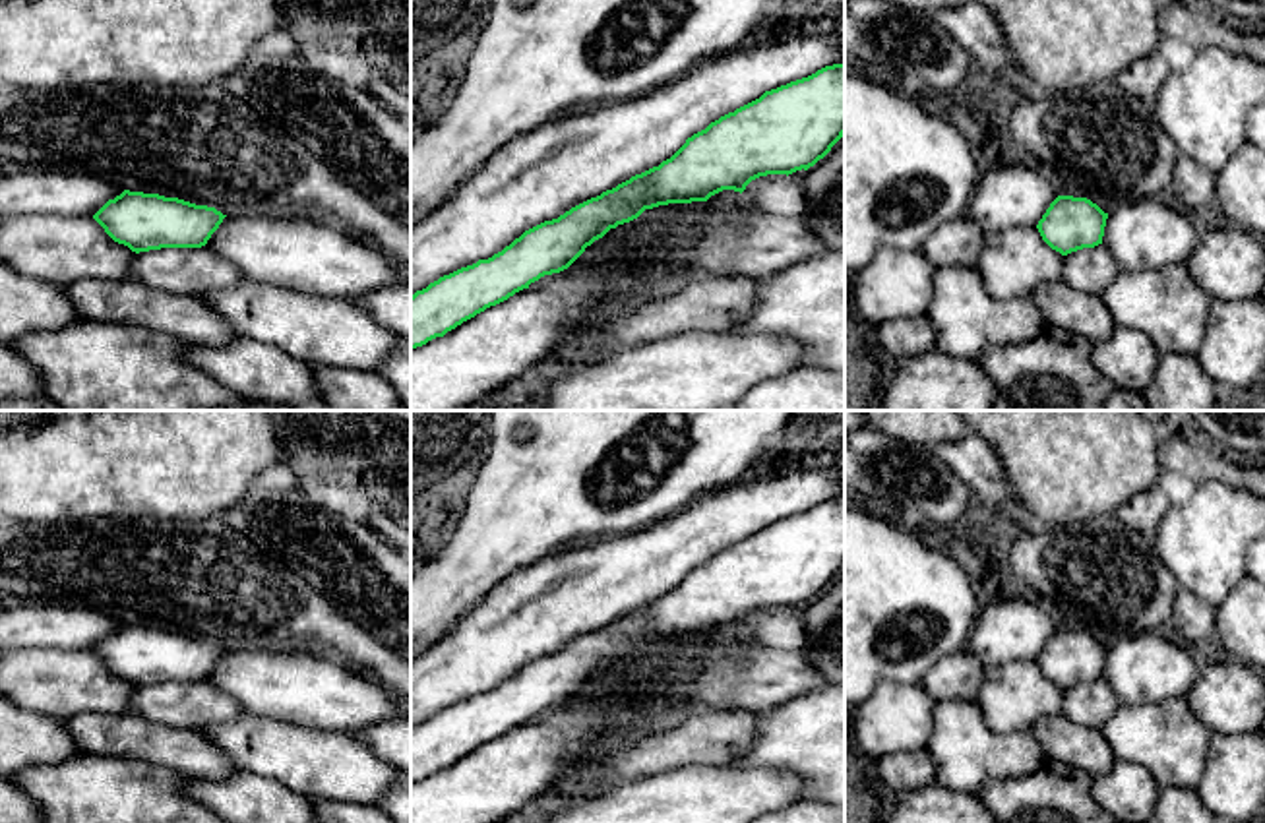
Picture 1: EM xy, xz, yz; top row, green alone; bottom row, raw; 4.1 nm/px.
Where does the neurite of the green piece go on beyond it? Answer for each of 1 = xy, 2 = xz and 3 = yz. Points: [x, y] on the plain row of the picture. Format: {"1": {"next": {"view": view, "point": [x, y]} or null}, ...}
{"1": {"next": null}, "2": {"next": null}, "3": {"next": null}}

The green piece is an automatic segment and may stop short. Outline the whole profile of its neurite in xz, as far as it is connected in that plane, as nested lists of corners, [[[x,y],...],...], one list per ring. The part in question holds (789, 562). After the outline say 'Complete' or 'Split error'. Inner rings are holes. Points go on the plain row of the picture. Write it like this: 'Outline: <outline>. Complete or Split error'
Outline: [[[845,496],[833,498],[818,503],[816,507],[781,519],[777,523],[765,525],[759,533],[736,542],[711,556],[705,564],[694,567],[686,577],[659,600],[653,600],[630,614],[618,618],[612,624],[591,631],[558,653],[544,655],[519,672],[515,672],[502,686],[488,693],[478,693],[473,699],[461,701],[449,709],[440,711],[426,722],[417,724],[411,730],[411,784],[426,778],[436,771],[444,771],[447,765],[455,763],[463,755],[475,751],[490,740],[496,740],[515,726],[529,722],[531,716],[544,709],[560,707],[568,703],[587,680],[602,672],[610,662],[637,653],[645,643],[653,643],[668,637],[692,637],[707,635],[711,629],[723,624],[744,625],[746,620],[767,608],[792,608],[796,604],[808,604],[819,593],[823,593],[831,581],[845,569]]]. Complete

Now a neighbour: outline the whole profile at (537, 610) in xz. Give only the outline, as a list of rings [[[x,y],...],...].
[[[845,465],[742,480],[630,536],[568,548],[509,573],[449,633],[411,660],[411,730],[444,709],[492,691],[525,664],[659,600],[688,571],[765,525],[839,496],[845,496]]]

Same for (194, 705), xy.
[[[161,682],[139,686],[128,713],[174,728],[194,728],[244,715],[234,699],[207,682]]]

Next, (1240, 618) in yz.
[[[1242,579],[1215,608],[1215,629],[1232,660],[1265,672],[1265,585]]]

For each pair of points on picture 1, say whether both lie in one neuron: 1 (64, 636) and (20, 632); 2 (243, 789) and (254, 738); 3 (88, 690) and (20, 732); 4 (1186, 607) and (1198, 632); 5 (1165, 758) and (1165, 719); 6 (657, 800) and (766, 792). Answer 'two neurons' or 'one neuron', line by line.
1: one neuron
2: two neurons
3: two neurons
4: one neuron
5: one neuron
6: one neuron

